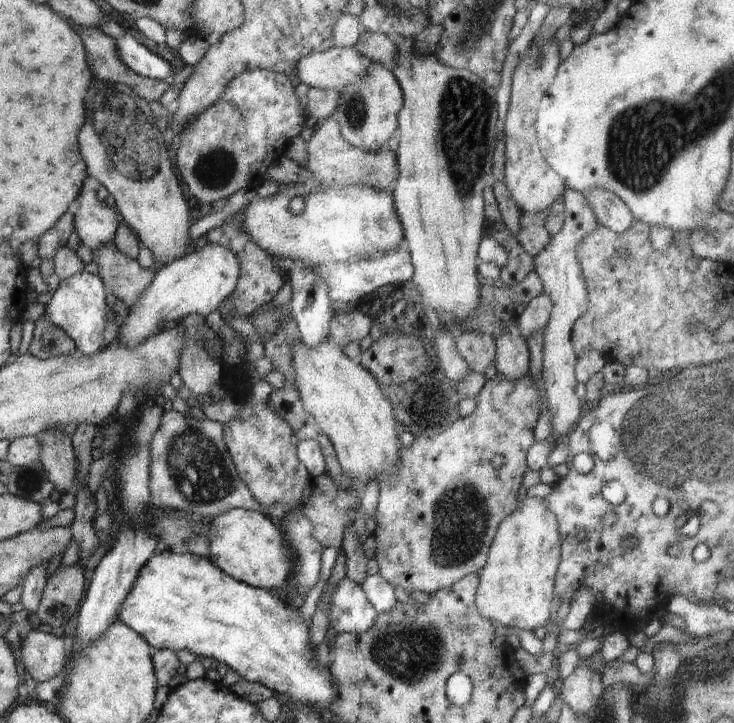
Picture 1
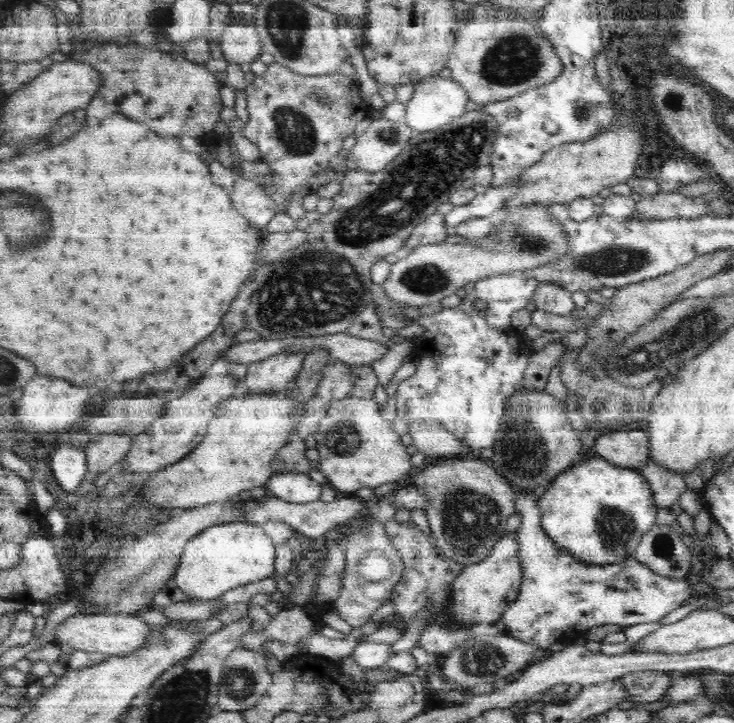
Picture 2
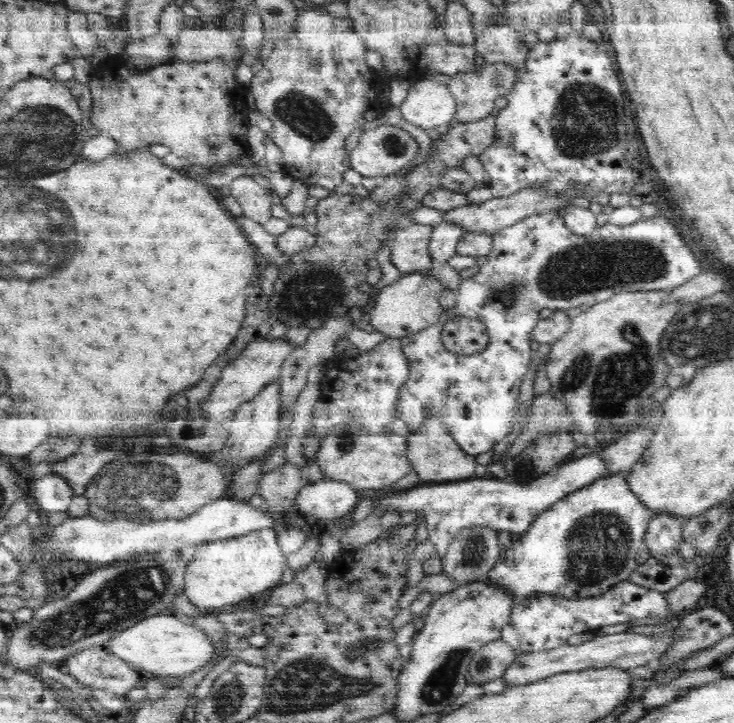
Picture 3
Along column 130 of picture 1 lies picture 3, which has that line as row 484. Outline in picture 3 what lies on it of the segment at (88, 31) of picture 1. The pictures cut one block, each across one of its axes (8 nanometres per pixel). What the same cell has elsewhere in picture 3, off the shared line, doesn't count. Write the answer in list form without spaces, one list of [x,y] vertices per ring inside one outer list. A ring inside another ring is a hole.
[[[100,450],[90,456],[86,454],[71,454],[68,458],[56,461],[52,473],[64,477],[76,495],[84,495],[88,484],[108,462],[118,458],[118,450]]]

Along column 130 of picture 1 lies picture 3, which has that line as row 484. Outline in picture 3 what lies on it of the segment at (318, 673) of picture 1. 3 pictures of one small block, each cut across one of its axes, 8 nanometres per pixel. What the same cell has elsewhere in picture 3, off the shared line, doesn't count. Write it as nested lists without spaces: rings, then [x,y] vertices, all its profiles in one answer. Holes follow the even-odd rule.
[[[626,472],[604,475],[602,479],[595,480],[587,487],[579,488],[567,494],[562,500],[552,504],[550,508],[543,510],[532,522],[530,528],[524,534],[514,538],[508,548],[504,548],[500,554],[500,560],[492,567],[488,574],[488,583],[496,583],[498,587],[504,587],[504,591],[510,591],[514,599],[524,598],[530,595],[558,595],[566,598],[584,598],[587,596],[601,595],[615,584],[628,581],[631,572],[638,566],[636,564],[636,554],[642,550],[645,534],[649,525],[649,520],[653,517],[652,511],[642,504],[642,501],[630,491]]]

